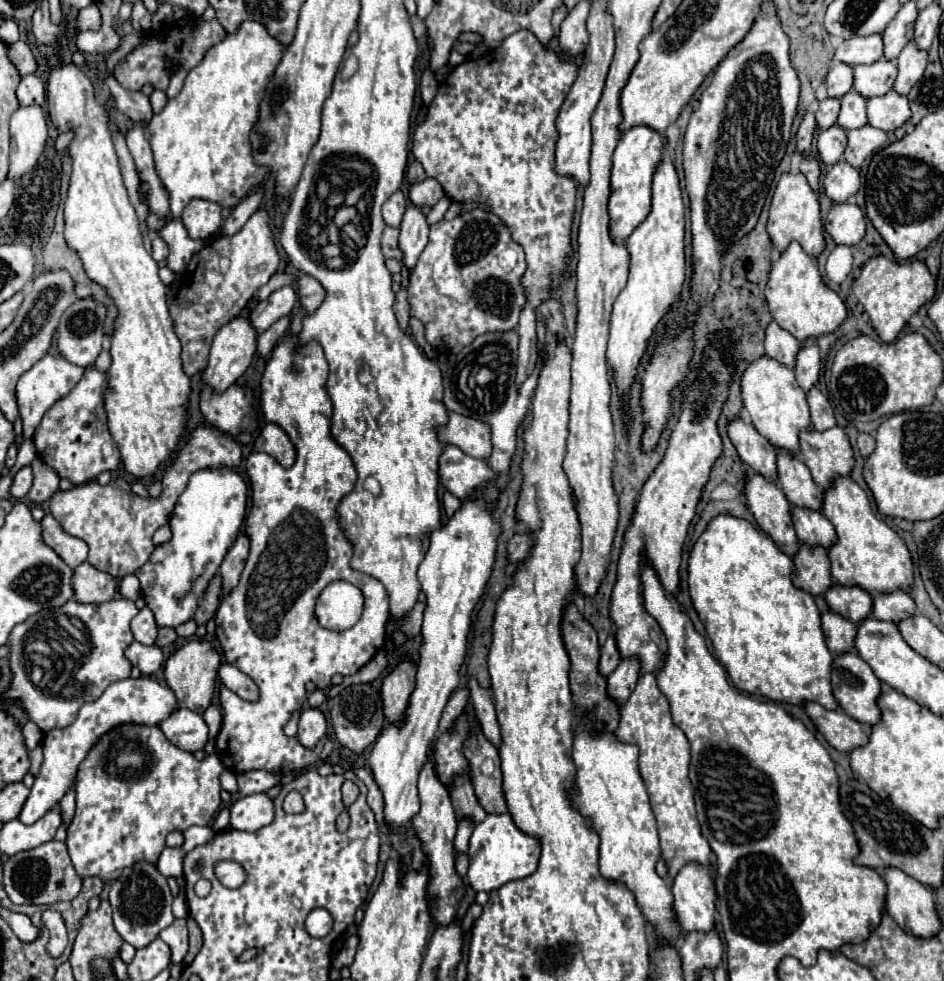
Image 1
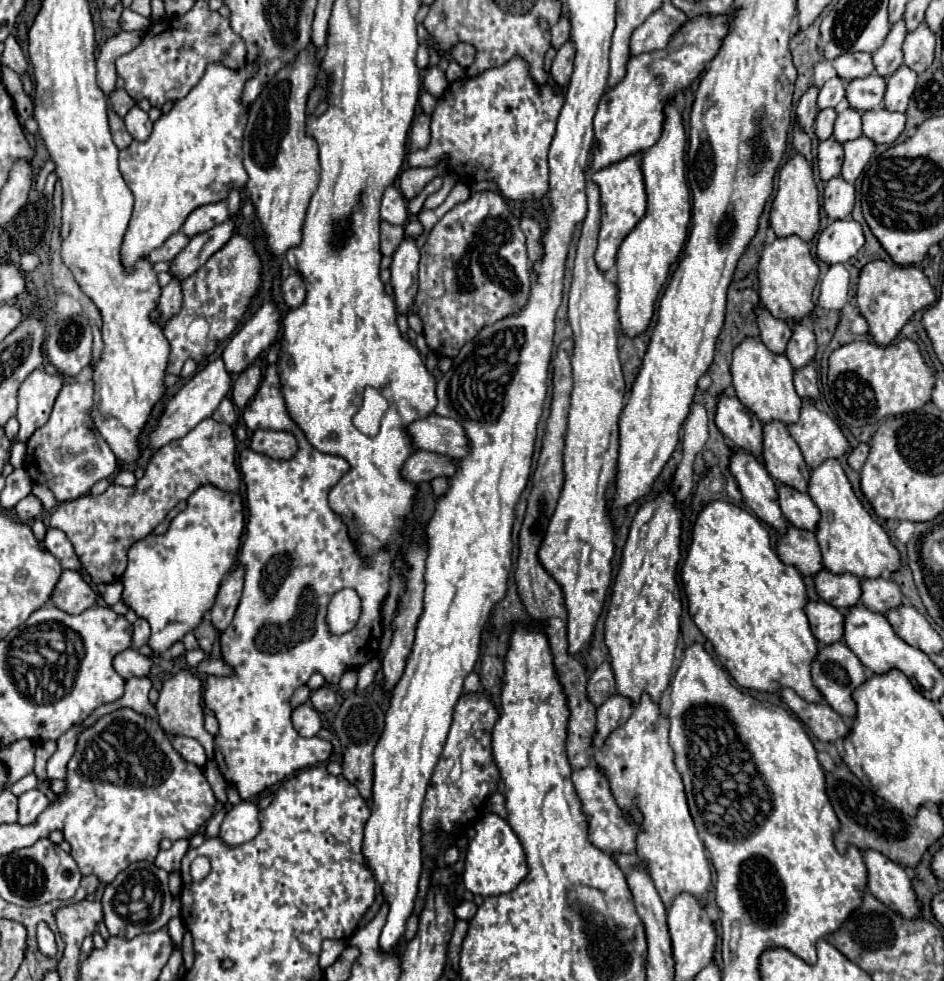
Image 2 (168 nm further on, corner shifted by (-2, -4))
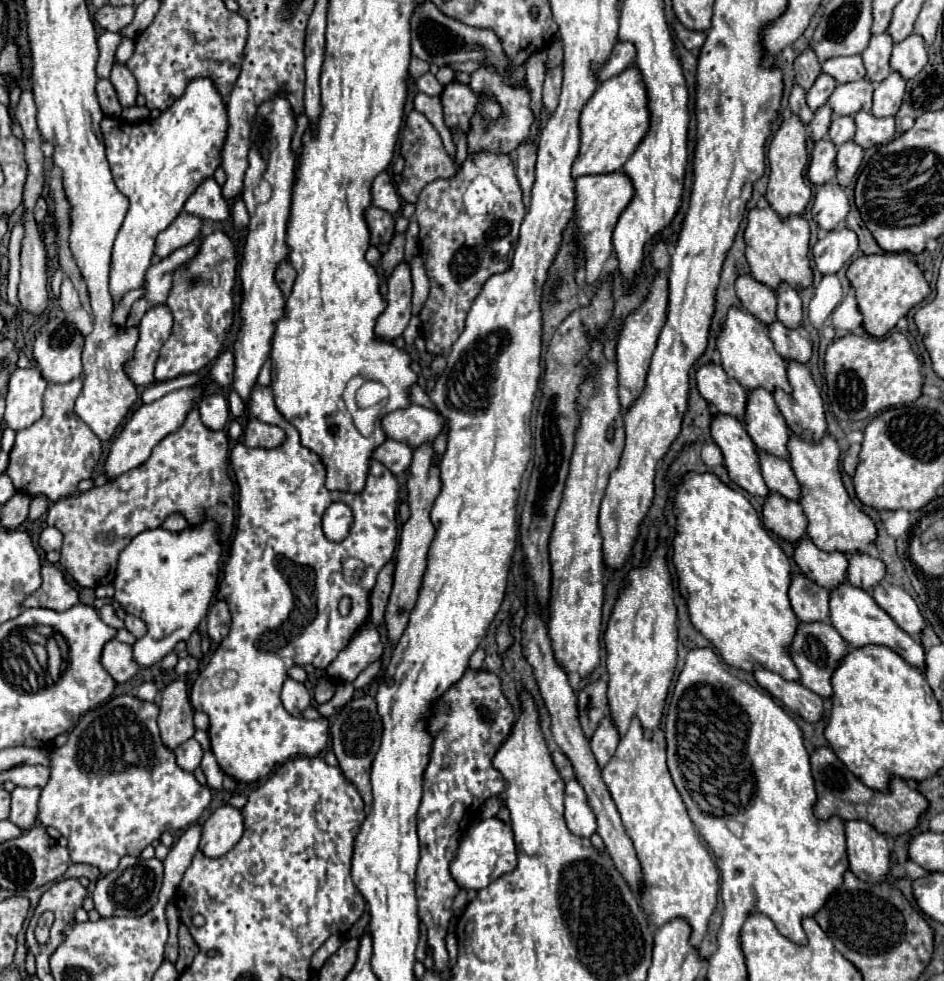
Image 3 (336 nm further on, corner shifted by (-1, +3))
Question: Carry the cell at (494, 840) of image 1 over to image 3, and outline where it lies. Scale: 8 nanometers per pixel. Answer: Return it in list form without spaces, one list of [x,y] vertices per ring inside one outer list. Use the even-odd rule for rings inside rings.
[[[496,817],[480,821],[462,837],[458,857],[450,865],[454,881],[464,889],[476,889],[476,891],[484,889],[490,883],[490,879],[498,879],[506,873],[512,873],[514,869],[516,869],[516,845],[512,827]]]

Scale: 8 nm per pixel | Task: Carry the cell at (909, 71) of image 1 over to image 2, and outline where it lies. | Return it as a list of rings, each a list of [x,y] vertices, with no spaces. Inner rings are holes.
[[[901,66],[891,78],[887,78],[885,90],[885,108],[891,112],[905,112],[909,98],[915,90],[917,74],[909,72],[909,68]]]

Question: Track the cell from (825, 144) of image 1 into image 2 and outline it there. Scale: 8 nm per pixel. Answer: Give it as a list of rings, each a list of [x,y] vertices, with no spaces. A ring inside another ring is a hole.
[[[829,138],[819,144],[817,166],[819,166],[819,176],[823,182],[839,176],[841,160],[843,160],[843,146],[837,140]]]

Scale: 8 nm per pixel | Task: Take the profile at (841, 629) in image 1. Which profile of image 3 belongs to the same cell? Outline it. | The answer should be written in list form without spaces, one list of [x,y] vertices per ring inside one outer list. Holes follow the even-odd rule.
[[[794,575],[790,585],[790,603],[794,613],[802,623],[808,621],[826,621],[830,617],[828,613],[828,601],[830,591],[816,585],[812,579],[804,575]]]

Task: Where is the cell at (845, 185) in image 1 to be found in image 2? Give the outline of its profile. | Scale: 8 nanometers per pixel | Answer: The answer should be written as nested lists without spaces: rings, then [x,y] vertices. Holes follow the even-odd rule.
[[[841,176],[827,182],[823,192],[823,210],[831,220],[845,220],[855,204],[855,188]]]

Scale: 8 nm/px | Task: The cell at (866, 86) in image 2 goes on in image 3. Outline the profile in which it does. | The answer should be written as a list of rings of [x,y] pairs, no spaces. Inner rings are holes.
[[[864,77],[860,81],[838,85],[828,103],[838,115],[854,115],[858,111],[872,109],[872,93],[874,93],[874,83]]]

